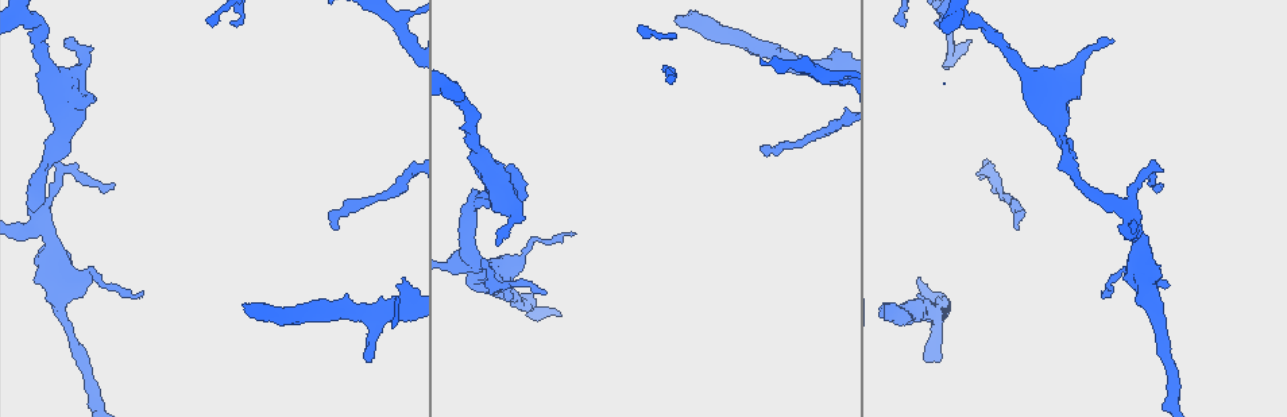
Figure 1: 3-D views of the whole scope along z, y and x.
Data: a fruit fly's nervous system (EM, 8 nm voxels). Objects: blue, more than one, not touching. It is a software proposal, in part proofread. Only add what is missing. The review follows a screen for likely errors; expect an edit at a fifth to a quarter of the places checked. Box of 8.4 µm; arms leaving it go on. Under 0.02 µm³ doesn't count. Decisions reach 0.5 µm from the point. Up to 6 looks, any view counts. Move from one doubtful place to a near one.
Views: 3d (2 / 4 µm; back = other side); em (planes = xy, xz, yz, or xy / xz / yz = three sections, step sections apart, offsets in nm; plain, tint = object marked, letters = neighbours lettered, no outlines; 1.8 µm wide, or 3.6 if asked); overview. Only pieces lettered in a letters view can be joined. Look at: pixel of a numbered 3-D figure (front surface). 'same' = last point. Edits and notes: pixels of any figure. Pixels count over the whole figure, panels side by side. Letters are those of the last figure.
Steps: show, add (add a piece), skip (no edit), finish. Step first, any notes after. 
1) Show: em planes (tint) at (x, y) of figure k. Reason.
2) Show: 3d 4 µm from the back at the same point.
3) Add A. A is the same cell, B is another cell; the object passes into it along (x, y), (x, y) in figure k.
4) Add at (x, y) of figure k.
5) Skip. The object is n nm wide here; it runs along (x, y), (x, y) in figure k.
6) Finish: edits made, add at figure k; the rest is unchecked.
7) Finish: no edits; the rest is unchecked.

Show: em 3.6 µm xz step 8 (tint) at (392, 19) of figure 1. Abrupt turn.

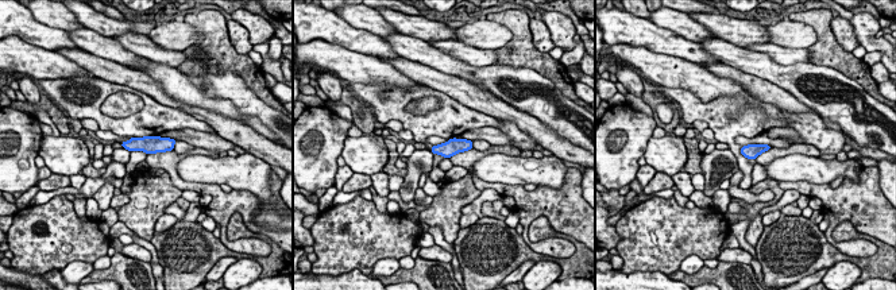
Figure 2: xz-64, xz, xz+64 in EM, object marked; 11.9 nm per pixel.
Show: em 3.6 µm planes (letters) at the same point. Cut it another way.

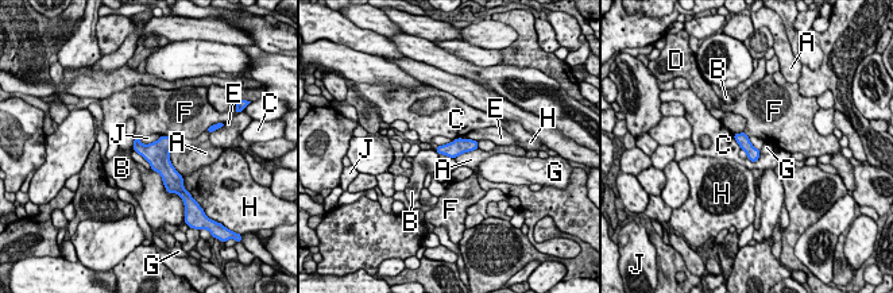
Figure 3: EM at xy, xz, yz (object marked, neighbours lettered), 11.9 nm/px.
Skip. A, B, C, D, E, F, G, H and J are other cells; a border runs along (161, 135), (149, 143), (138, 141) in figure 3; no lettered piece goes on from it.

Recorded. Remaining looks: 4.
Show: em planes (letters) at (916, 279) of figure 1. An open end.

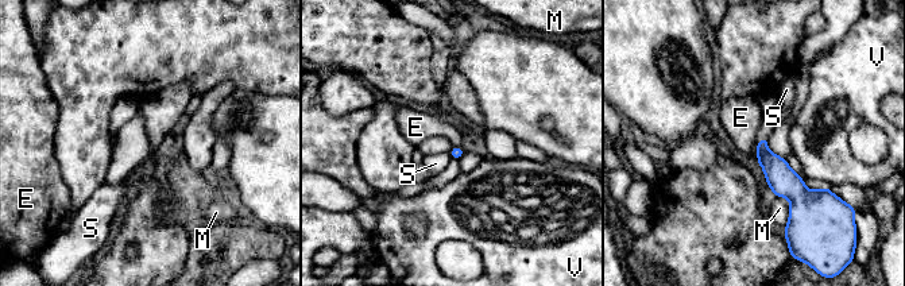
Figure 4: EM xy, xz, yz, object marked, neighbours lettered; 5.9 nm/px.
Skip. E, M, S and V are other cells; a border runs along (453, 146), (460, 147) in figure 4; no lettered piece goes on from it.

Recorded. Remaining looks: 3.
Show: 3d 4 µm at (368, 359) of figure 1.

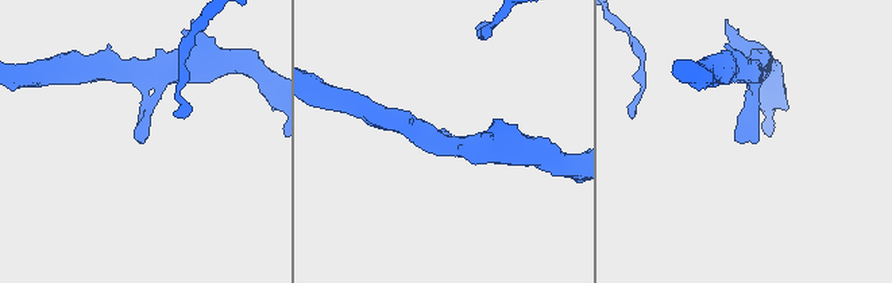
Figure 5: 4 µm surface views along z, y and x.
Show: em yz step 4 (tint) at (138, 142) of figure 5.

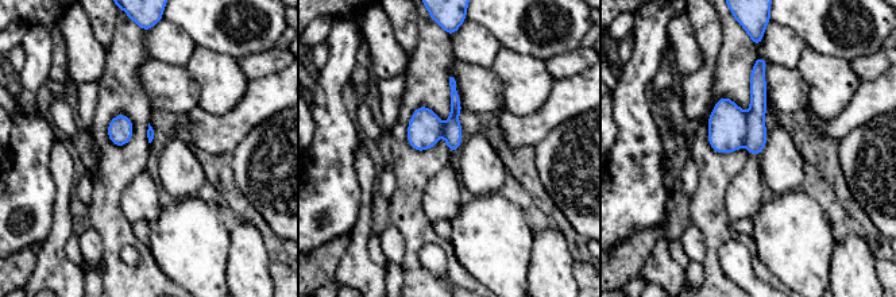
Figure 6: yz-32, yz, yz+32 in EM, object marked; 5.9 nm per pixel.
Show: em planes (letters) at the same point. Cut it another way.

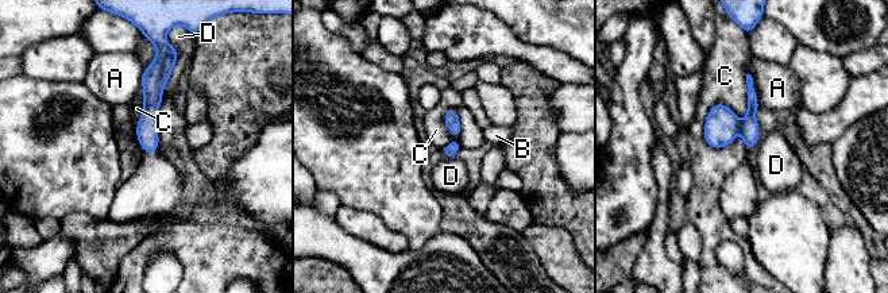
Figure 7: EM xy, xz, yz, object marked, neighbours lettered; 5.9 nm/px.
Skip. A, B, C and D are other cells; a border runs along (746, 74), (741, 130), (711, 147) in figure 7; none of them fits.

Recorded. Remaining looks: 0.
Finish: no edits; the rest is unchecked.

